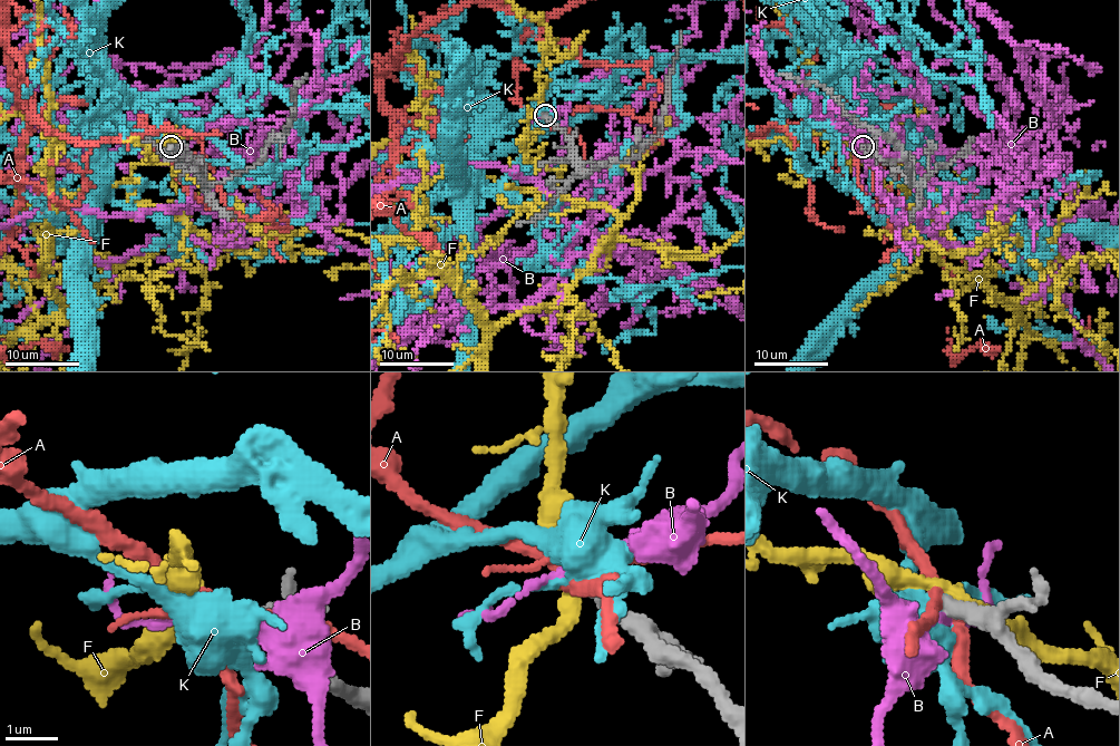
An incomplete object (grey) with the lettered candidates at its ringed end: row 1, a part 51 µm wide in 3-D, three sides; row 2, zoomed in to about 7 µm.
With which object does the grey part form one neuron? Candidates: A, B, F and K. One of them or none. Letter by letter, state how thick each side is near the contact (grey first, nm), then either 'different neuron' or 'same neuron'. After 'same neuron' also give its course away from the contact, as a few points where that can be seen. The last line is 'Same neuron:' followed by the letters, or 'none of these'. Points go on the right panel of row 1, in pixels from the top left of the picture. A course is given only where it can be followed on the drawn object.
A: 320/200 nm | different neuron
B: 320/160 nm | different neuron
F: 320/280 nm | different neuron
K: 320/380 nm | same neuron
Same neuron: K

